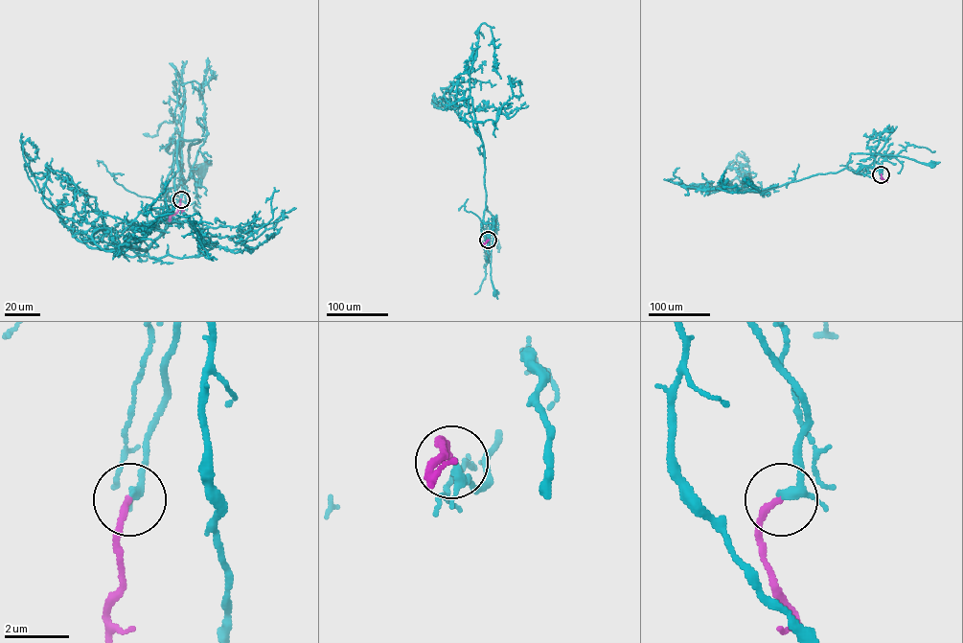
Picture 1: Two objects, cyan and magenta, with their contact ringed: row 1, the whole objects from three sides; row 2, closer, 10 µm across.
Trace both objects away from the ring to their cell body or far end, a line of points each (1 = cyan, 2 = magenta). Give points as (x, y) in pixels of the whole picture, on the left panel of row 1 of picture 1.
1: (181, 199), (177, 162), (166, 187), (173, 186), (180, 139), (200, 140), (188, 150), (189, 165), (201, 170)
2: (181, 199), (178, 209), (169, 221)

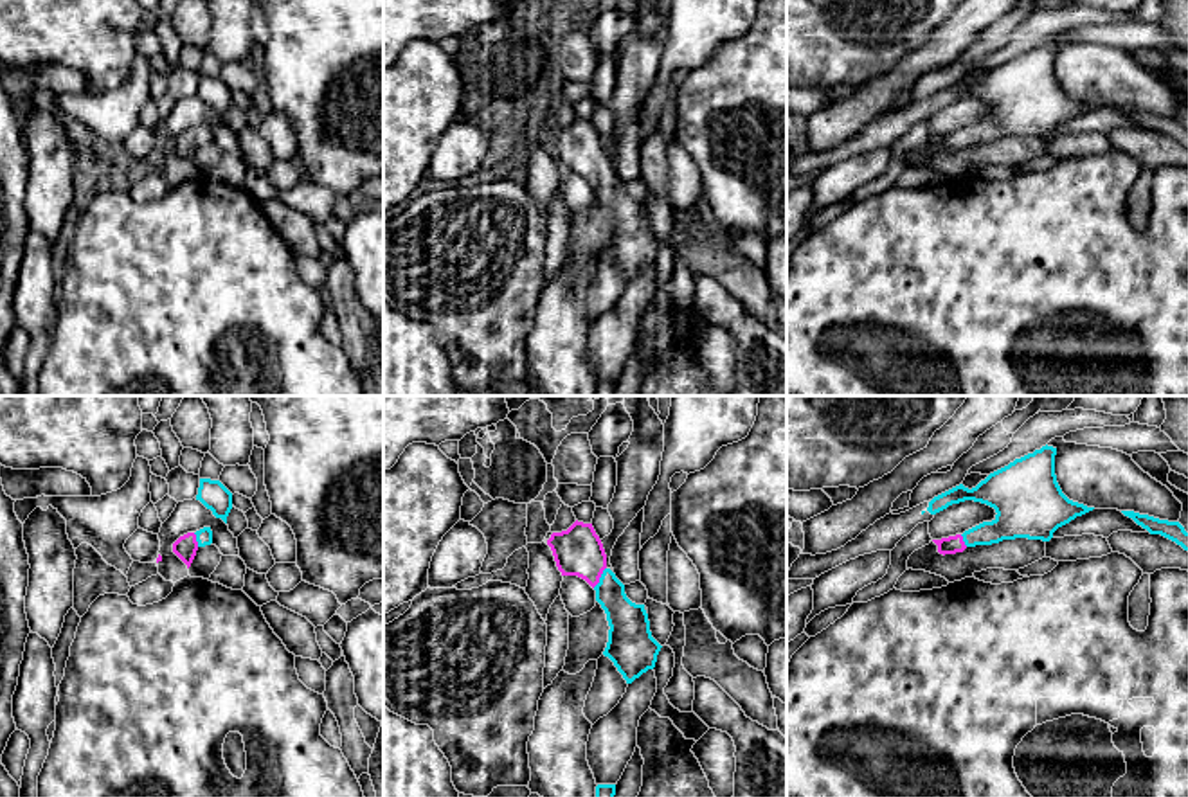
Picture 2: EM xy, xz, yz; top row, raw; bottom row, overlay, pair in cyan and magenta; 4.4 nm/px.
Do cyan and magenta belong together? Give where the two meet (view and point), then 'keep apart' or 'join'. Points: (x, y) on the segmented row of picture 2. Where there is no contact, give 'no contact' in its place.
xz (600, 578) | join

